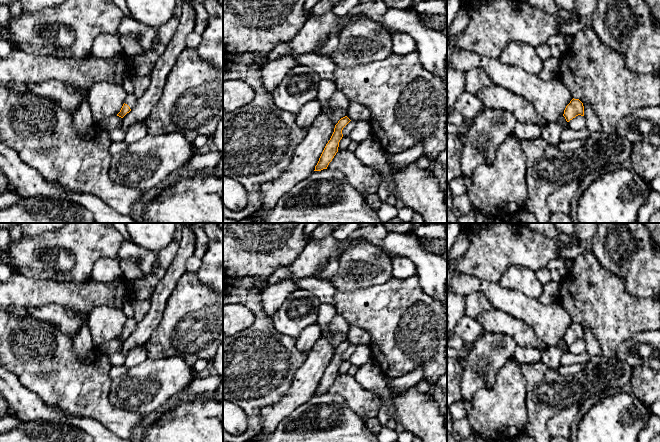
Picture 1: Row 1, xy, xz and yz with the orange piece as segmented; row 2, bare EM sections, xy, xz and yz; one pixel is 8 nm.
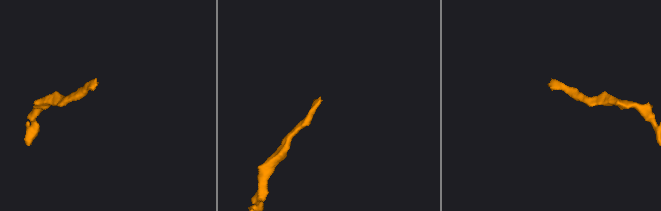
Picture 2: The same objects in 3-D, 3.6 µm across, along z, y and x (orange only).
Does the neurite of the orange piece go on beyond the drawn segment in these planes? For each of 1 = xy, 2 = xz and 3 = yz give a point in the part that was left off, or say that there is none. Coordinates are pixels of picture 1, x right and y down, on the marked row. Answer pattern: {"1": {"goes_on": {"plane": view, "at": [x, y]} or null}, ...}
{"1": {"goes_on": {"plane": "xy", "at": [131, 99]}}, "2": {"goes_on": null}, "3": {"goes_on": null}}

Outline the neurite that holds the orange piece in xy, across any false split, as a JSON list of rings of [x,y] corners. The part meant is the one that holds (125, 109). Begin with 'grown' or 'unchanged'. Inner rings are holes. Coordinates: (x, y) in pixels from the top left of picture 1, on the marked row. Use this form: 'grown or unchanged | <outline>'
grown | [[[127,94],[127,97],[125,99],[125,103],[123,104],[120,112],[117,114],[117,116],[123,118],[127,113],[129,113],[137,103],[138,98],[132,94]]]

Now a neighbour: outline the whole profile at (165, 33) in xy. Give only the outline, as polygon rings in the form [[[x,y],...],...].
[[[173,16],[169,21],[157,28],[157,34],[153,41],[152,47],[149,50],[145,50],[140,55],[130,57],[131,62],[136,67],[141,66],[145,63],[155,63],[166,50],[178,26],[179,19]]]

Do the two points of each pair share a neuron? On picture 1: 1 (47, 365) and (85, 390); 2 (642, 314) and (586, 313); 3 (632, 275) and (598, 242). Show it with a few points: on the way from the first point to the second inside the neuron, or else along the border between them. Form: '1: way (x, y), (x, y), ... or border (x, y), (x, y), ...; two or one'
1: way (56, 372), (66, 382), (76, 386); one
2: way (628, 314), (600, 313); one
3: way (622, 268), (617, 266), (617, 261), (608, 252); one

